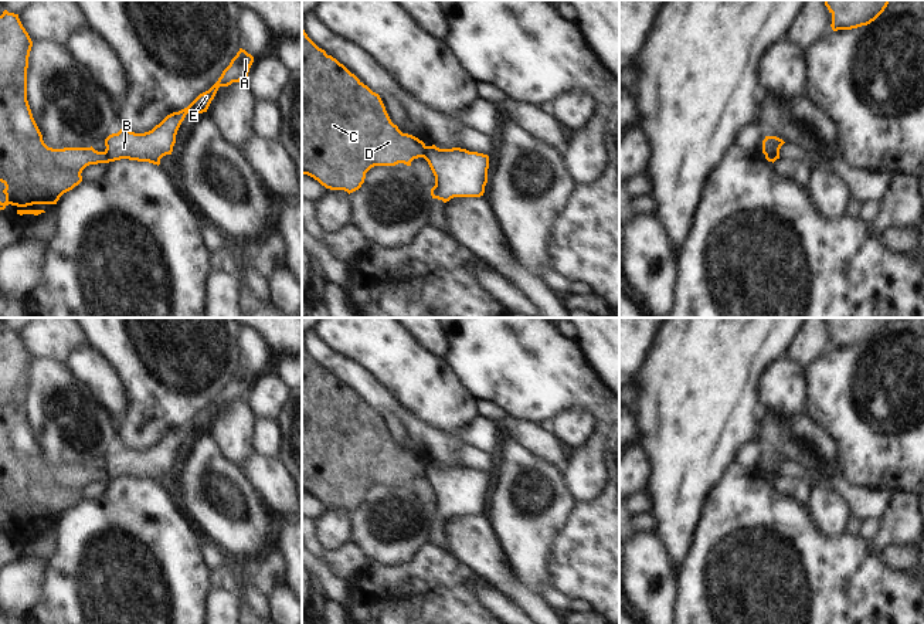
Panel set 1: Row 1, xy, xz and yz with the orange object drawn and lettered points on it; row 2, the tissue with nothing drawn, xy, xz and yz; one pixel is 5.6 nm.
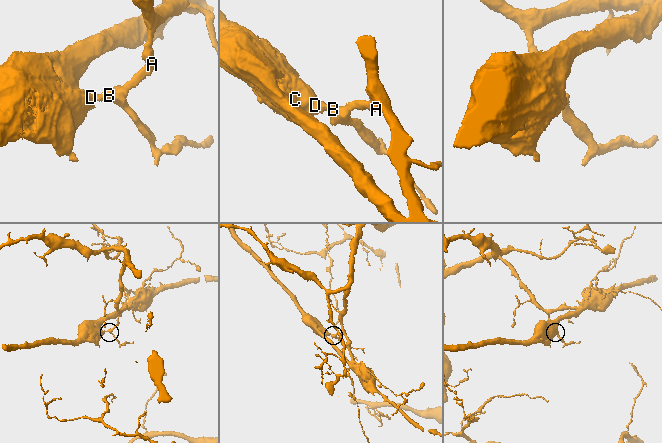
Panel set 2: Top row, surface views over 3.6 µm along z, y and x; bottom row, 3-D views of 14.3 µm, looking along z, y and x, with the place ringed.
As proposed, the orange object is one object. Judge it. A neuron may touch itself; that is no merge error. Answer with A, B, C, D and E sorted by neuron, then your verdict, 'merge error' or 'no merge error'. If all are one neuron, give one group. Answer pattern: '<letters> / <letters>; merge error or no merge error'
A B E / C D; merge error

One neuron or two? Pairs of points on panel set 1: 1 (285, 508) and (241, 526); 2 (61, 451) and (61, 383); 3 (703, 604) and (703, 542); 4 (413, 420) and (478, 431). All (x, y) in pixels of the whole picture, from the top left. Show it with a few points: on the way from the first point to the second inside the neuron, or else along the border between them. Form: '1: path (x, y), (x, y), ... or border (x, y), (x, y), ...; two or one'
1: border (252, 484), (271, 514); two
2: path (60, 434), (60, 427), (72, 409), (70, 400); one
3: path (703, 589), (703, 558); one
4: path (428, 436), (434, 441), (458, 441), (462, 438); one

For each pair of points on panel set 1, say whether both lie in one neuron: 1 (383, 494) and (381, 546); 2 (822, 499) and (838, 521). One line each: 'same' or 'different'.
1: same
2: same

